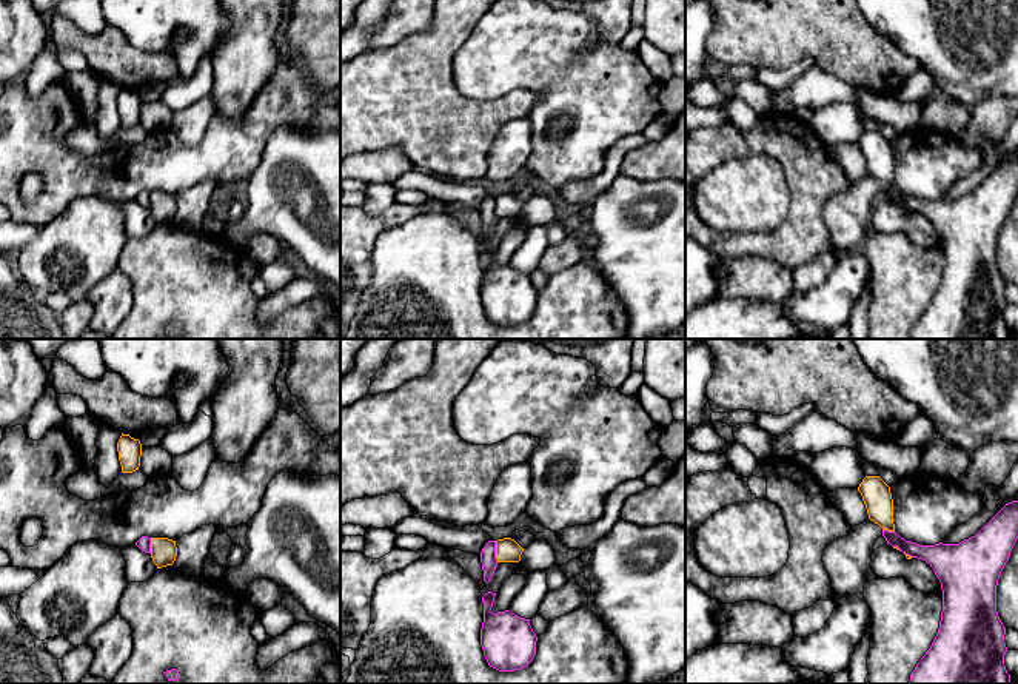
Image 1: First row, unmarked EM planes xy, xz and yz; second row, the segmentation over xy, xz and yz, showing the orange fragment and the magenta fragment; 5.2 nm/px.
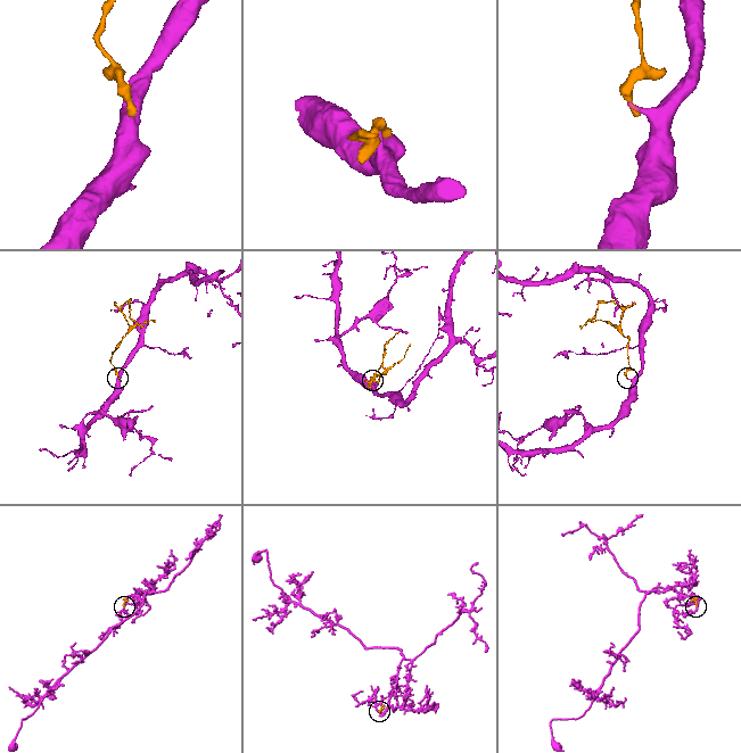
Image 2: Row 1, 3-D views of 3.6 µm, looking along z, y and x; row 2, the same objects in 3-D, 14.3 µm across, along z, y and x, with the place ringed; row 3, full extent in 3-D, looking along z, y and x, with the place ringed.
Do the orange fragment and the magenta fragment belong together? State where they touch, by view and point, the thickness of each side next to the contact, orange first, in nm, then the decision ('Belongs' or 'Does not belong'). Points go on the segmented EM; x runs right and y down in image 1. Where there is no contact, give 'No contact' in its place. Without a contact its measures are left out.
Touches orange at xz (496, 552). Thickness 130 nm (orange) against 80 nm. Does not belong

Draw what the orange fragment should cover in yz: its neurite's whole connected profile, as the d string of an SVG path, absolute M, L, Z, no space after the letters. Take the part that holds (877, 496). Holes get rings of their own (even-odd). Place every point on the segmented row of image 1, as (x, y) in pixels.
M866 476L858 491L866 504L869 519L882 530L895 531L890 487L879 476Z

